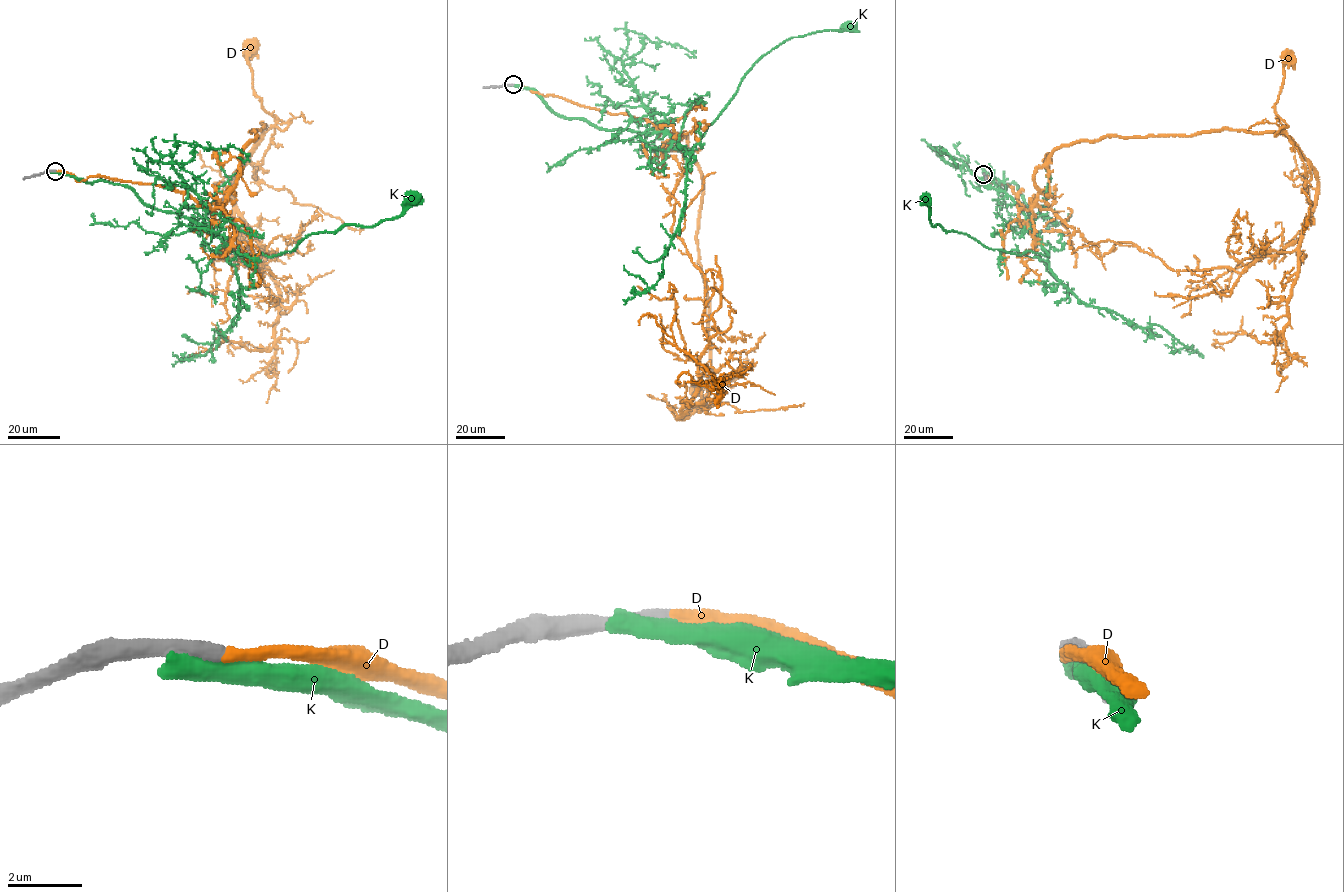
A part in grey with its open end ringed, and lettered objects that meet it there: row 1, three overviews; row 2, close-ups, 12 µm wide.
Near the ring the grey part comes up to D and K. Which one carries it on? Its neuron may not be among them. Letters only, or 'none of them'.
D

